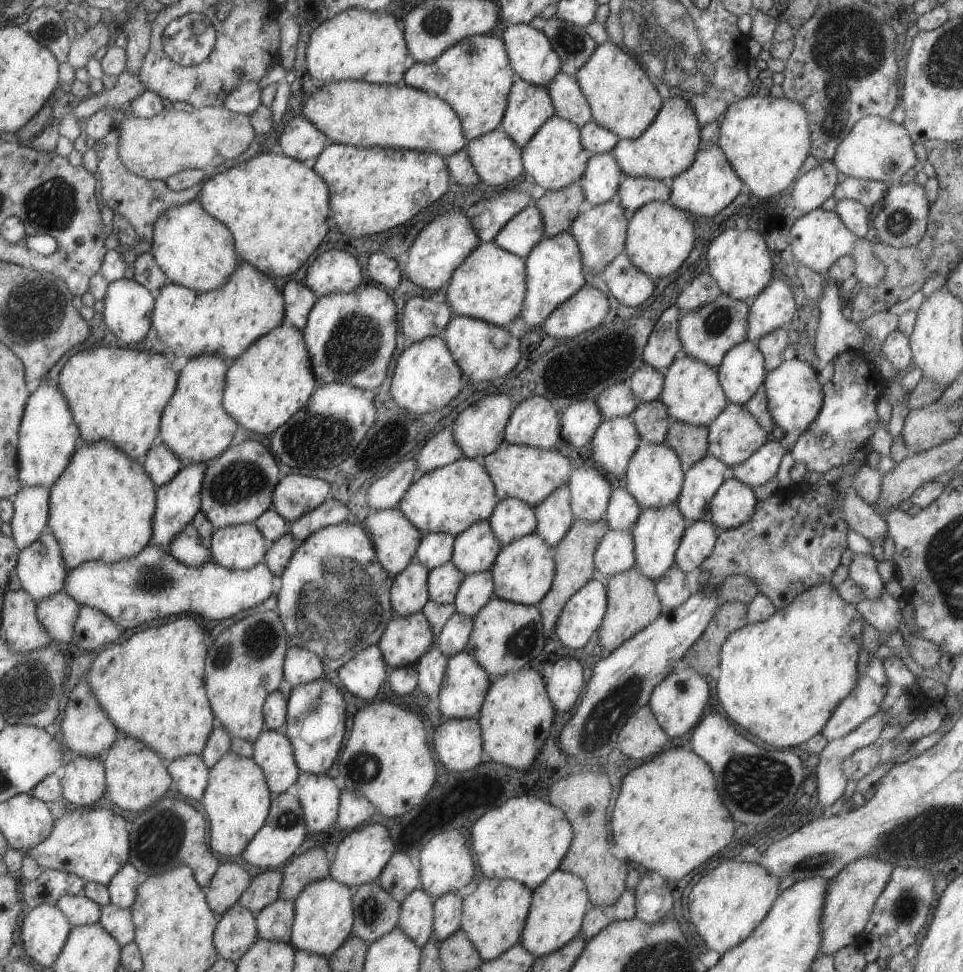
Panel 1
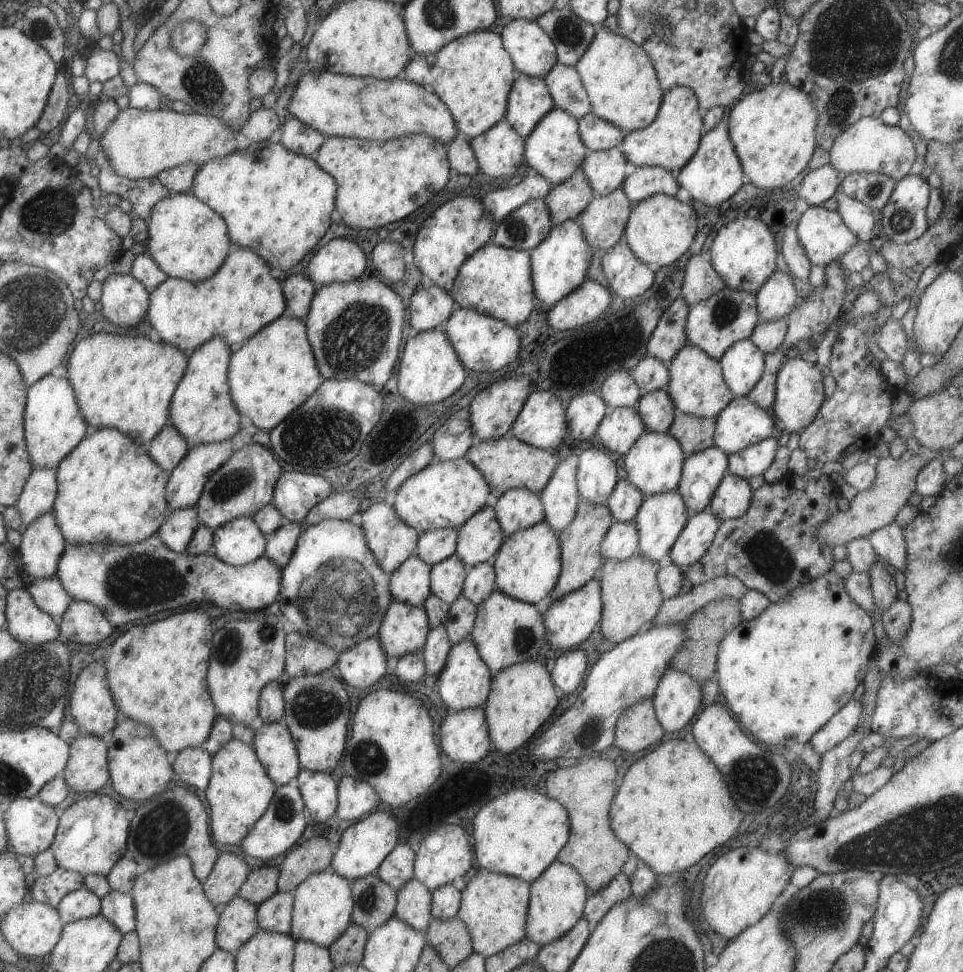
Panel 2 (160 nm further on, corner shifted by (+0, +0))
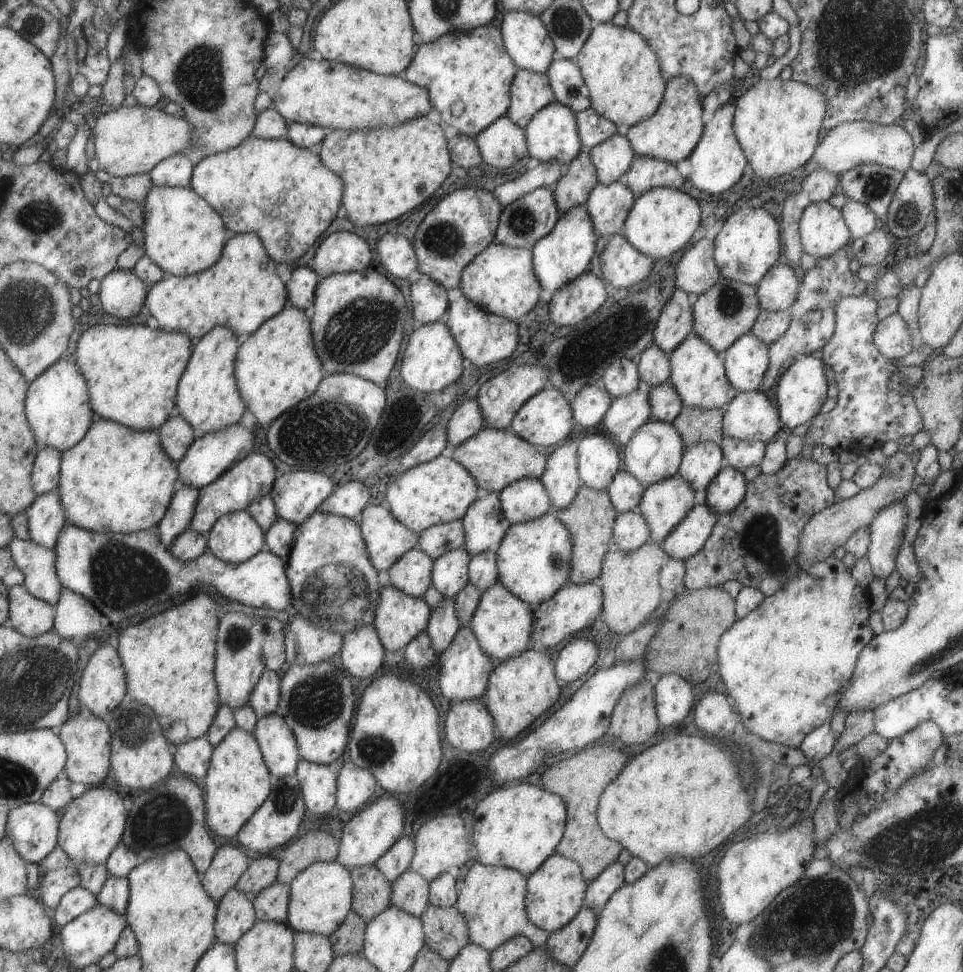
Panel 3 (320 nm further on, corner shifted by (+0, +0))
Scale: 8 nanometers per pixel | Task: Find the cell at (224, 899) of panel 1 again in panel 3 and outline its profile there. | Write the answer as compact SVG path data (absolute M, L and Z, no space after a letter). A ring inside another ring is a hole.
M221 846L216 852L200 878L203 890L216 904L223 898L227 890L231 890L248 868L248 860L239 848Z

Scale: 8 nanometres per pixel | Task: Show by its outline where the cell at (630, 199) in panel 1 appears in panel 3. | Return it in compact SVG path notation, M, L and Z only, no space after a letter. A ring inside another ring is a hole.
M639 155L633 158L625 172L625 185L631 189L634 199L650 188L684 189L687 186L675 164Z

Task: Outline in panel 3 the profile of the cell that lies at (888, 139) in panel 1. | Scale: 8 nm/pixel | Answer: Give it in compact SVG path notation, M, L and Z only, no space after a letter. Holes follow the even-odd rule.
M869 121L842 122L822 132L811 158L802 166L802 178L814 170L826 170L841 175L842 172L865 163L875 163L904 172L910 169L914 150L911 137L901 123L899 126L899 122L892 125L878 125Z

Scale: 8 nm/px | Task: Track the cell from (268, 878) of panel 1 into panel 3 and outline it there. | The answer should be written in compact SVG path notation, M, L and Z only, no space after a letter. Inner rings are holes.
M263 855L260 858L255 858L249 864L237 880L234 888L239 892L243 892L251 901L263 888L276 883L277 872L278 861L275 858Z

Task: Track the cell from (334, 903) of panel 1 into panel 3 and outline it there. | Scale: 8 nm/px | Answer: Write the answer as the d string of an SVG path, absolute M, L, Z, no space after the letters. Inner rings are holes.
M315 862L299 872L291 883L286 924L293 932L307 932L328 938L352 909L352 882L348 868L337 862Z

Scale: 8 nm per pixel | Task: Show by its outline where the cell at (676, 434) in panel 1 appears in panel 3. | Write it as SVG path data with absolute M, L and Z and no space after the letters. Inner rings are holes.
M683 405L672 425L677 429L685 448L702 442L718 443L722 433L723 409L702 409Z

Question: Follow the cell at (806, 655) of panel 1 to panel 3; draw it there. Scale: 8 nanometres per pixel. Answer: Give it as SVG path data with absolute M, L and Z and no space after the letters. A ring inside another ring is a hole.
M832 554L825 557L822 561L809 564L801 568L799 574L791 577L786 583L785 588L776 590L771 596L763 597L763 600L751 612L742 616L726 628L719 637L717 643L716 657L719 676L727 689L730 702L740 716L745 732L751 732L766 741L777 743L788 747L797 747L798 744L814 728L820 727L832 716L836 710L836 702L839 700L843 689L851 680L853 665L859 656L861 649L873 638L873 631L868 623L868 596L867 591L863 590L851 576L841 559L837 559Z

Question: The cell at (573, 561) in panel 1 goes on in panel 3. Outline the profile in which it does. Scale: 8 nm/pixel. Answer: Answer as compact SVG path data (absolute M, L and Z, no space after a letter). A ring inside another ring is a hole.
M581 484L573 500L565 507L552 511L569 529L572 540L572 567L569 582L575 584L591 583L601 574L604 554L609 550L612 526L616 510L611 504L608 492L598 491Z

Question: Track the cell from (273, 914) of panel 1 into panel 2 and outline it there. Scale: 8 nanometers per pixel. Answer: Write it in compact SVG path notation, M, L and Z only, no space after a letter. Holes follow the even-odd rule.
M279 890L256 906L256 919L259 929L284 935L290 934L293 895Z

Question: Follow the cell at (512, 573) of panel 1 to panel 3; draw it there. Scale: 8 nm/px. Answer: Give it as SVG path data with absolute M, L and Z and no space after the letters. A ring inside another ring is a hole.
M549 512L522 523L513 523L495 550L498 581L527 604L539 604L551 598L569 582L572 540L569 529Z

